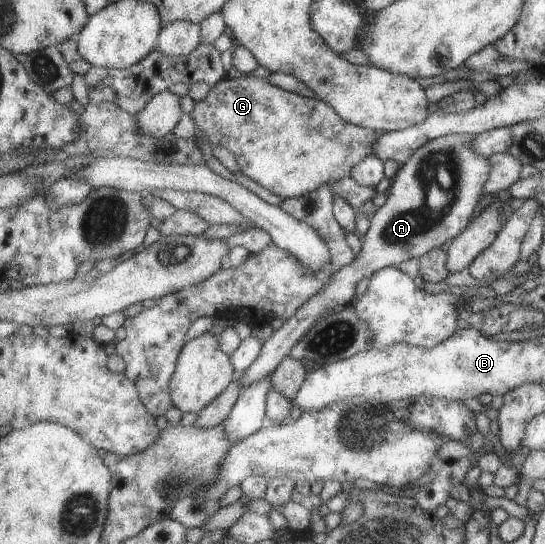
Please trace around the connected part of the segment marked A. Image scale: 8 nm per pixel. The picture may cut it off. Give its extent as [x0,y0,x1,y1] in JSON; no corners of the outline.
[237,134,490,389]

